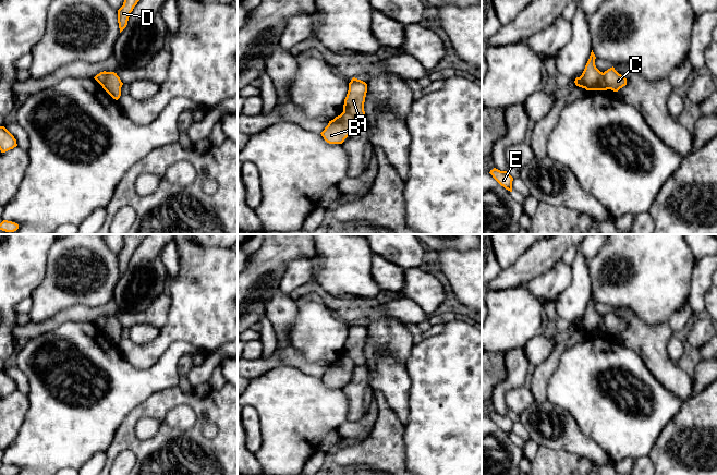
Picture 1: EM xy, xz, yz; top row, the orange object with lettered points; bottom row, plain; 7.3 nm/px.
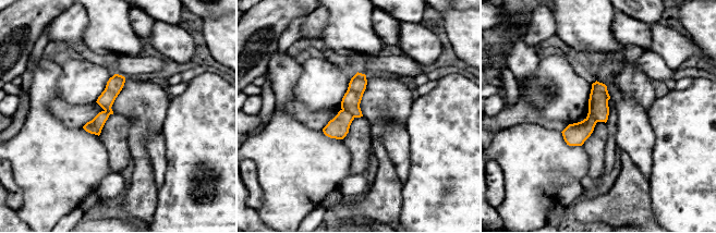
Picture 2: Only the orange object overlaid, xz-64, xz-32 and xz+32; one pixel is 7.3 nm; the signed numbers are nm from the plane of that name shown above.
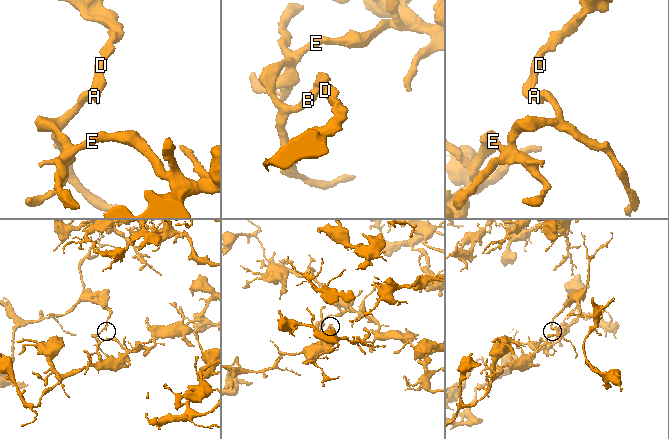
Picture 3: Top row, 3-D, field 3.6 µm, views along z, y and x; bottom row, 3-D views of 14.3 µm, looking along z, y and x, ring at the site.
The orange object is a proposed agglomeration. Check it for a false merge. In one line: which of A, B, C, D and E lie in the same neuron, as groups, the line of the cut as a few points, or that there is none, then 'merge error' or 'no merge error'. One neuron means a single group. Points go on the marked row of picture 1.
A D / B C E; cut in yz along (603, 73), (605, 83), (609, 88); merge error

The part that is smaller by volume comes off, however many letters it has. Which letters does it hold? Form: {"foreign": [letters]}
{"foreign": ["A", "D"]}

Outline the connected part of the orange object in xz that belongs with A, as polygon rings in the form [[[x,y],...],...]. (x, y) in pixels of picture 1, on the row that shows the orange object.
[[[353,77],[349,83],[349,90],[344,99],[343,111],[351,114],[355,122],[365,121],[364,102],[367,93],[367,84]]]

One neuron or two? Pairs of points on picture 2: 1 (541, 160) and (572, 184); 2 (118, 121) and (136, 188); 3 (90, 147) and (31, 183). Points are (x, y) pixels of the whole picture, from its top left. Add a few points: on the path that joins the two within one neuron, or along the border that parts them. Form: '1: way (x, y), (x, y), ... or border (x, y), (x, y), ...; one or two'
1: border (579, 180), (562, 174), (560, 176), (557, 200); two
2: border (128, 143), (132, 158); two
3: way (75, 161), (62, 166), (48, 166), (46, 168); one

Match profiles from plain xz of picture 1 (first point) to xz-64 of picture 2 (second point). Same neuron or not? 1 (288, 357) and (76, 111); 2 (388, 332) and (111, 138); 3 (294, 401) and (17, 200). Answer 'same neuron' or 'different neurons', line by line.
1: same neuron
2: different neurons
3: different neurons

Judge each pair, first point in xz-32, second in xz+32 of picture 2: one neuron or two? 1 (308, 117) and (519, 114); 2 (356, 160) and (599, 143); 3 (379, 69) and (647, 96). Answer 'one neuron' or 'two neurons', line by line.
1: one neuron
2: one neuron
3: two neurons

